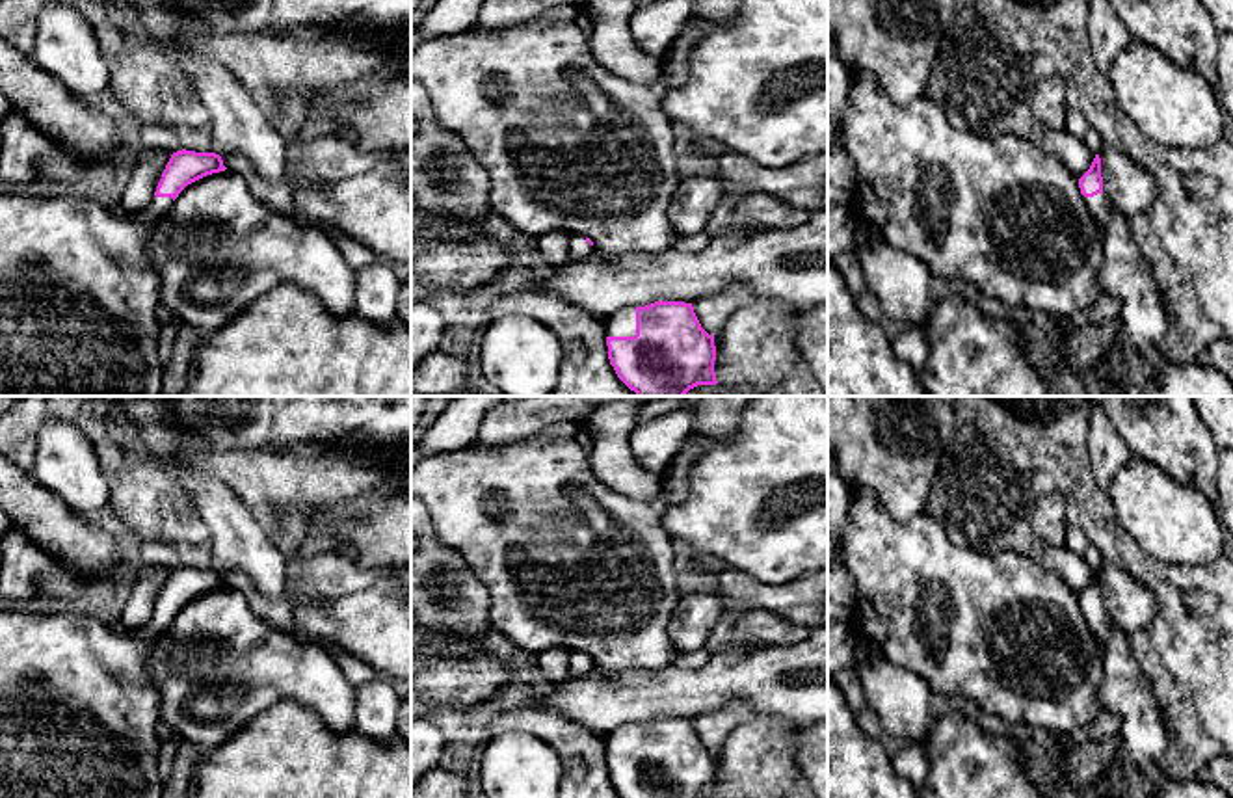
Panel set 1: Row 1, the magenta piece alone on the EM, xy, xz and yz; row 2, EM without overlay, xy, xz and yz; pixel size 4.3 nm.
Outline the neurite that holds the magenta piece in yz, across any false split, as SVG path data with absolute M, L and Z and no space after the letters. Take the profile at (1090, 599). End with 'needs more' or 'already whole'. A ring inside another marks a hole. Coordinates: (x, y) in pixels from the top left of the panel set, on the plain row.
M1101 575L1079 595L1081 610L1092 632L1105 647L1103 681L1097 688L1101 716L1118 716L1120 748L1116 757L1136 772L1149 772L1160 761L1168 737L1149 679L1136 662L1127 634L1103 608Z; needs more

